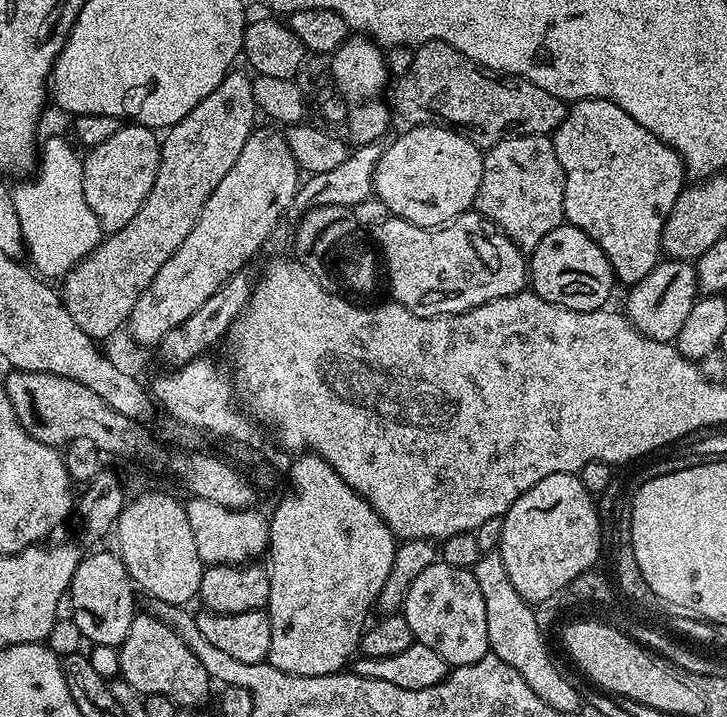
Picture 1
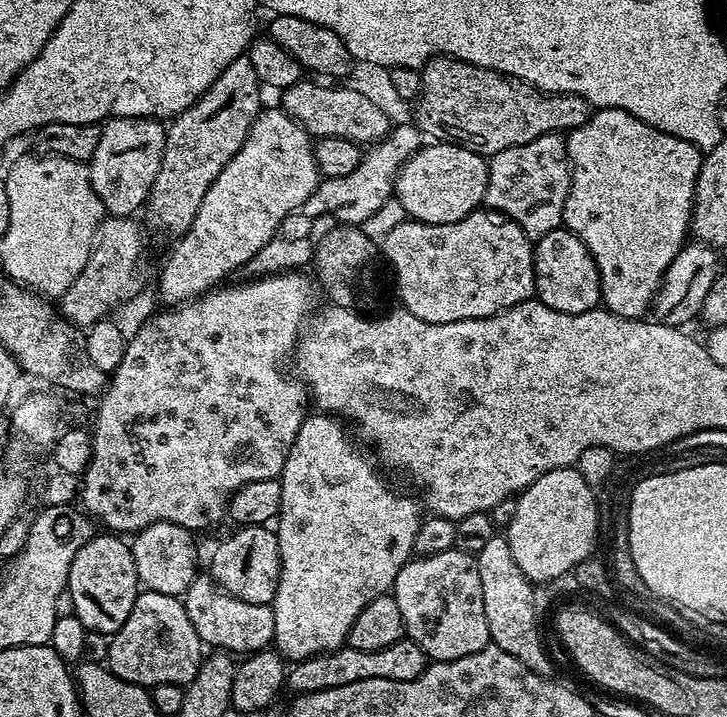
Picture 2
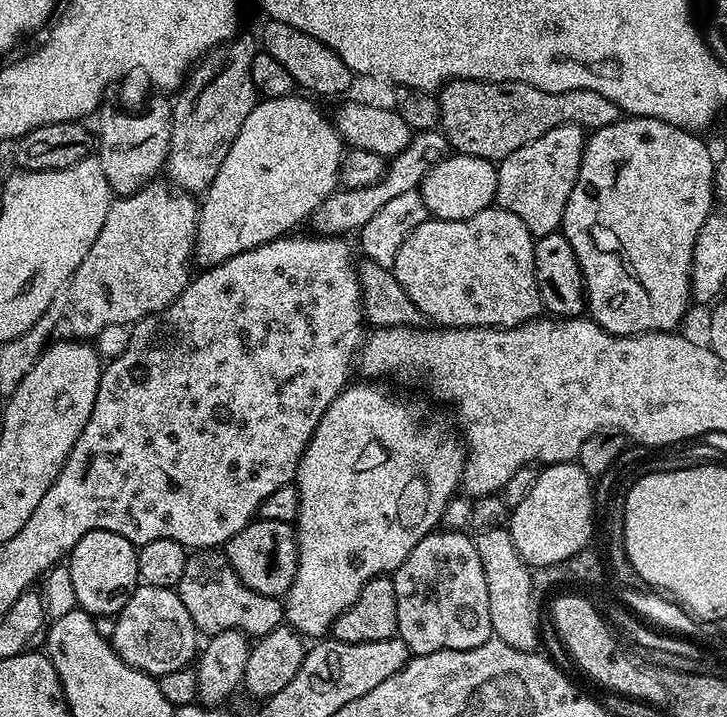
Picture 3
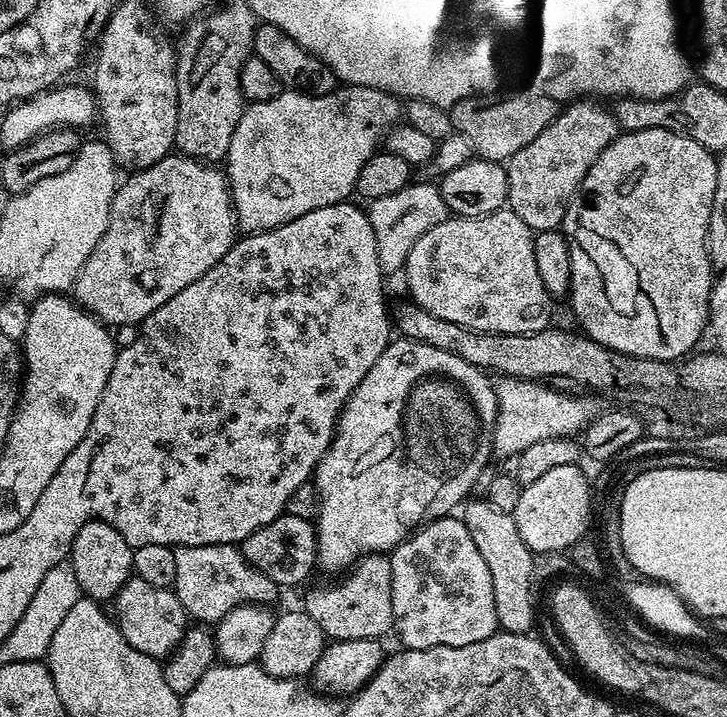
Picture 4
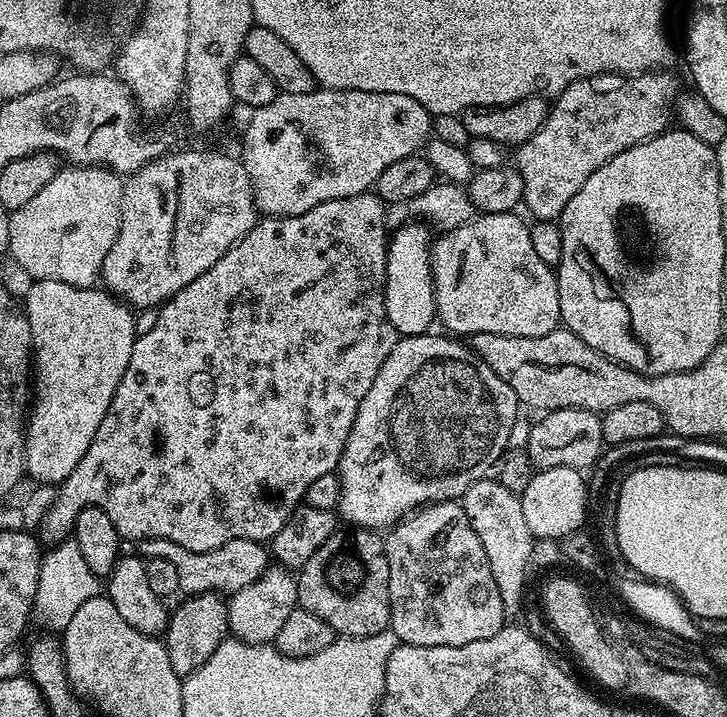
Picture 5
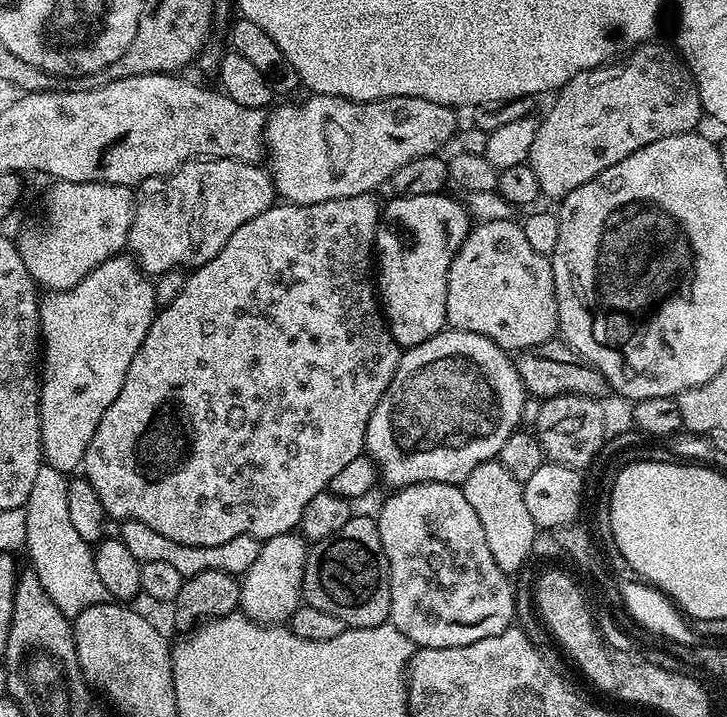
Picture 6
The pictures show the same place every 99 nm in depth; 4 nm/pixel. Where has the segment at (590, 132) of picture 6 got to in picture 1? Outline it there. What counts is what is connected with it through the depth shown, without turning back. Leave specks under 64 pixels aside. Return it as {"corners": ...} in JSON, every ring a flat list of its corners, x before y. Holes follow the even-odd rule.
{"corners":[[551,135,511,136,483,153,482,182,478,186,475,211,494,222,519,246,521,252,531,254,558,225,565,223,564,171,554,154]]}

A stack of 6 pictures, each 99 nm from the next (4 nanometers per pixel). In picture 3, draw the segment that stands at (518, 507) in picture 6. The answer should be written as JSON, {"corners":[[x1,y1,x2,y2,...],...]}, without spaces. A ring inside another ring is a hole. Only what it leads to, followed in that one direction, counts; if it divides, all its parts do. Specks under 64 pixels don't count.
{"corners":[[507,527,485,528,475,533,478,558,482,558,482,570,486,573,490,598,490,622,495,639,506,642,523,652,541,647,540,625,534,614,534,590,531,588,533,569,518,554,514,538]]}

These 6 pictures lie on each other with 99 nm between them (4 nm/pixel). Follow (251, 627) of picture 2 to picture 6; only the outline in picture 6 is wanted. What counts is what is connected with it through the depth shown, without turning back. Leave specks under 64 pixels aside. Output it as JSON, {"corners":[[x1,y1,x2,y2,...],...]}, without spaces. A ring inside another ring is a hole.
{"corners":[[125,520,119,528,118,538,124,543,126,550,134,554,134,558,138,558,141,562,145,560,166,562,174,566,174,570,178,570,178,574,182,574,185,578,202,574,206,570,222,570,237,578,243,577,244,572,250,570,250,566,254,566,254,561,258,559,258,550,262,543,253,536,239,536,230,538,230,542,222,542,222,546,186,546,182,542,165,538,164,535,158,534,158,530,150,530,150,526,146,526,146,522,141,520]]}

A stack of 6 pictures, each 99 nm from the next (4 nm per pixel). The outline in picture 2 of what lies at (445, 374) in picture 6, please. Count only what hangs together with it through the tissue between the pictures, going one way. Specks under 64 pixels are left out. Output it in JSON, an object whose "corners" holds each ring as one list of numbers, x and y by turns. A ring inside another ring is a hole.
{"corners":[[309,414,305,416,302,426,298,430,298,438,294,438,294,446,290,446,286,466,278,478,282,486,282,506,280,507,279,517,274,524,274,531,278,538,278,550,282,558,282,566,280,567,278,594,272,599,271,605,274,614,274,634,276,635,274,648,288,662,308,660,311,656,321,656,323,652,335,652,336,649,345,647,358,614,362,614,364,607,370,602,374,602,374,598,387,596,391,593,392,584,398,578,398,570,402,570,402,566,406,566,414,556,415,535,418,534,422,519,422,513,420,513,420,508,422,512,421,501,417,497,416,501,414,497,407,496,404,492,395,492,380,477,381,469,375,463,372,465,360,453,361,445,355,439,352,441,348,437,347,430,343,427,347,428,337,417,331,414]]}

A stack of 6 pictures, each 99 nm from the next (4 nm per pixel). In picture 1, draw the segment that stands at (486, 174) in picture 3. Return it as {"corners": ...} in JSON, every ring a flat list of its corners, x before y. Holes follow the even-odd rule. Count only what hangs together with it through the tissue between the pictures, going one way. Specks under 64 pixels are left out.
{"corners":[[418,124,404,131,408,132,402,133,389,148,385,147,380,153,380,161,372,179,374,196,385,203,391,215,402,218,414,226,440,228,475,205,484,165,481,149,452,128]]}

